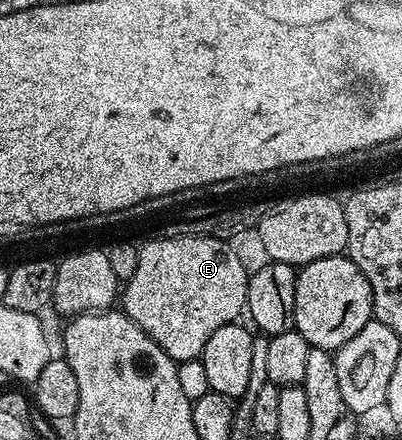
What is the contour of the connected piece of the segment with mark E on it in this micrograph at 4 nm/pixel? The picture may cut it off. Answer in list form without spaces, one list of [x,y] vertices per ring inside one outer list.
[[[162,235],[139,246],[136,273],[121,288],[120,307],[179,364],[199,358],[208,337],[246,311],[249,280],[227,240],[208,235]]]

